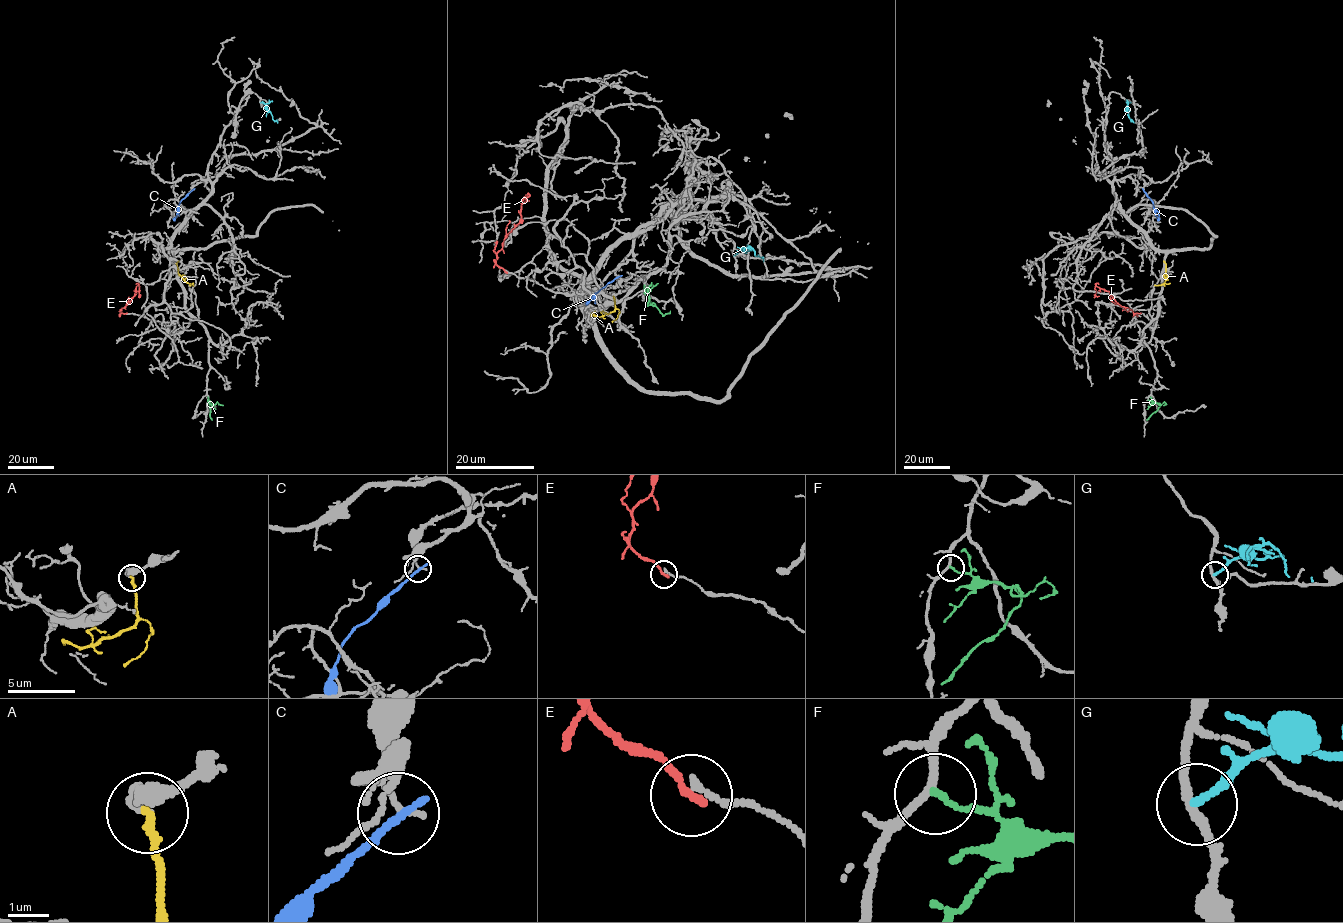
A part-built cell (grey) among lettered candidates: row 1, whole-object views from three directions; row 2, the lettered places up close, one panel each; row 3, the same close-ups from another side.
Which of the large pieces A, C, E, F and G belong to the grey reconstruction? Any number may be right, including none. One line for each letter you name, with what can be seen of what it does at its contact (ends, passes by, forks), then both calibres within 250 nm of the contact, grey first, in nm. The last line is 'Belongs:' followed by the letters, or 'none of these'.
Belongs: none of these

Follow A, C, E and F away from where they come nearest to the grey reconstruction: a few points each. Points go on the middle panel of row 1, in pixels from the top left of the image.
A: (613, 296), (615, 309), (599, 317), (590, 315), (594, 311)
C: (619, 276), (586, 303)
E: (506, 271), (496, 264), (497, 253), (520, 222), (522, 200), (527, 194), (526, 202)
F: (644, 285), (650, 303), (647, 305), (648, 288), (652, 282)

